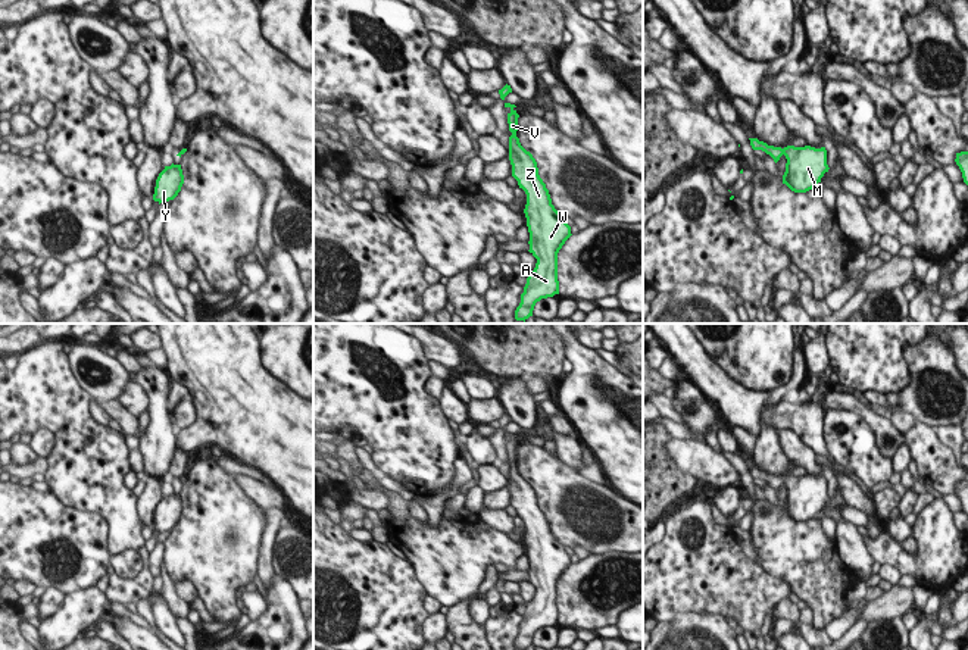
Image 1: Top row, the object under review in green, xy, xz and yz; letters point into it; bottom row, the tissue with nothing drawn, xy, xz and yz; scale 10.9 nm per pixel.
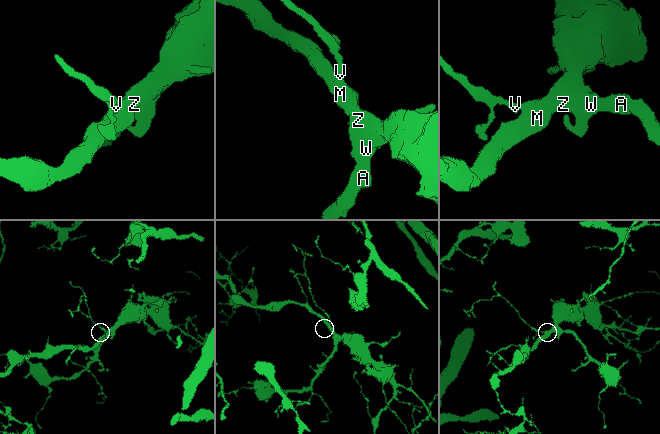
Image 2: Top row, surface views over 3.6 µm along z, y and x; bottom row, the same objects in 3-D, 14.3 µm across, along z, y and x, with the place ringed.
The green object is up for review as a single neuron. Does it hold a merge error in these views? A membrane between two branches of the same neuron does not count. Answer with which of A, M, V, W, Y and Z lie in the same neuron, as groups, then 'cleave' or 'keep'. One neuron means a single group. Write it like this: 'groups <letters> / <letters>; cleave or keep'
groups A M V W Y Z; keep

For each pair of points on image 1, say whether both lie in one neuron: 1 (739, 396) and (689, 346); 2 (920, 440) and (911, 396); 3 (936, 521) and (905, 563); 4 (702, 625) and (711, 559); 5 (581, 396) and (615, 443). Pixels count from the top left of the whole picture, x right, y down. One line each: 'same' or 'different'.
1: same
2: different
3: same
4: different
5: same

